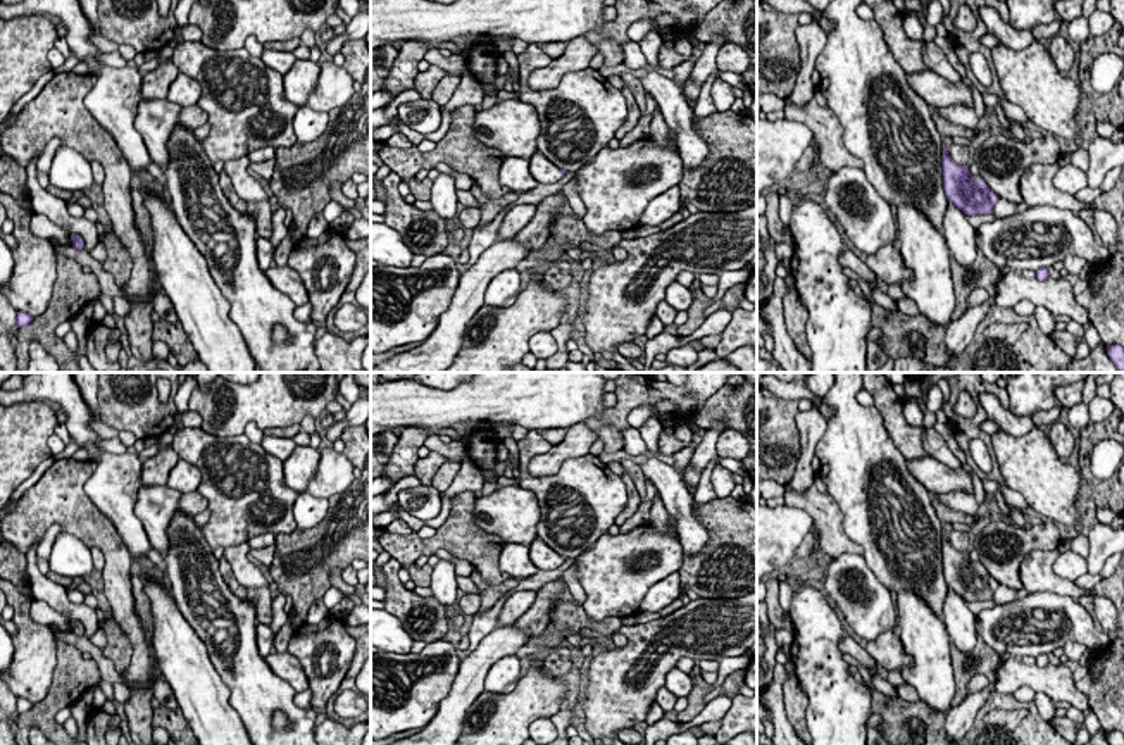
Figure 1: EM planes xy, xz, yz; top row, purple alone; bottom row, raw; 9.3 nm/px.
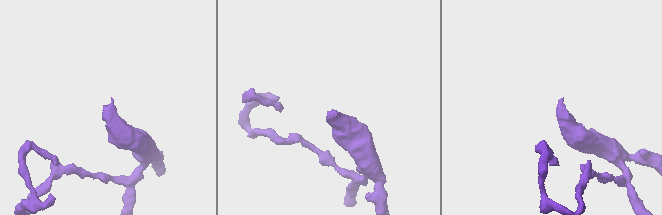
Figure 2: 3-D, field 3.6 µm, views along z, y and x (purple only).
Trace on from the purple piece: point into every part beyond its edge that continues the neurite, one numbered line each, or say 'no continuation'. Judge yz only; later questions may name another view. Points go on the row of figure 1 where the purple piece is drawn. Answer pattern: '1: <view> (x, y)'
1: yz (959, 154)

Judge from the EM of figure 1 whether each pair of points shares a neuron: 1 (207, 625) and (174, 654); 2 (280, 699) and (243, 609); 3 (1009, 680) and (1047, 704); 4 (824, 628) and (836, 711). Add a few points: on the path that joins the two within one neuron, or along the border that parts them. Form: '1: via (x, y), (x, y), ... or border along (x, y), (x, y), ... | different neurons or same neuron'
1: border along (174, 599), (216, 669) | different neurons
2: via (257, 676), (243, 663), (243, 632) | same neuron
3: border along (1035, 692), (1043, 692), (1054, 702) | different neurons
4: via (824, 649), (824, 661), (833, 669), (835, 690) | same neuron

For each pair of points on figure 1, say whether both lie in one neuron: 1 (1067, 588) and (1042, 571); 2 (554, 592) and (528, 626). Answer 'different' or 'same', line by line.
1: same
2: same

